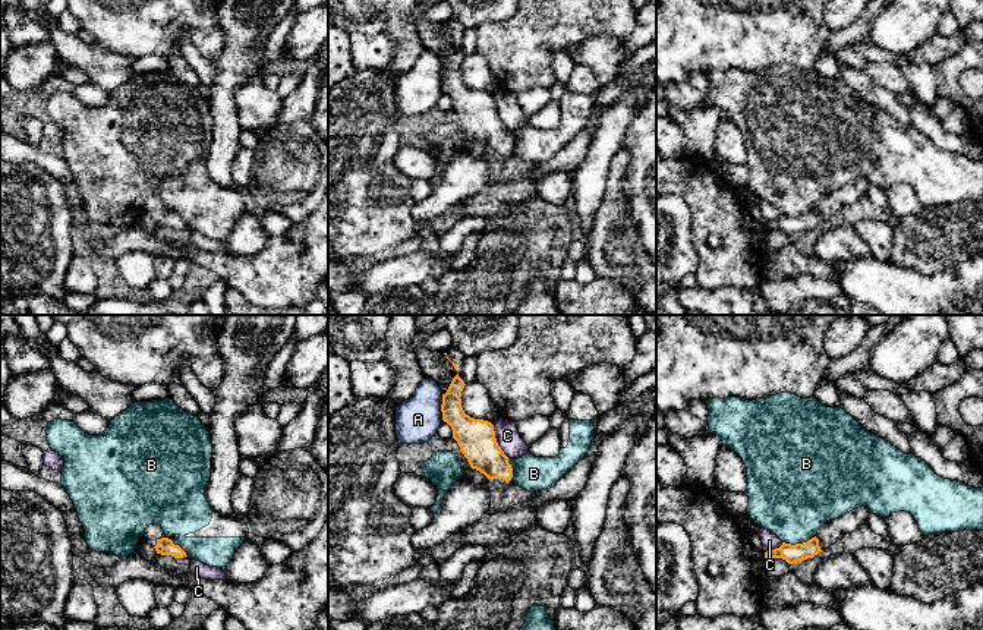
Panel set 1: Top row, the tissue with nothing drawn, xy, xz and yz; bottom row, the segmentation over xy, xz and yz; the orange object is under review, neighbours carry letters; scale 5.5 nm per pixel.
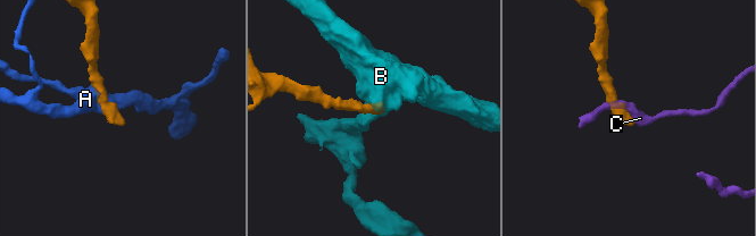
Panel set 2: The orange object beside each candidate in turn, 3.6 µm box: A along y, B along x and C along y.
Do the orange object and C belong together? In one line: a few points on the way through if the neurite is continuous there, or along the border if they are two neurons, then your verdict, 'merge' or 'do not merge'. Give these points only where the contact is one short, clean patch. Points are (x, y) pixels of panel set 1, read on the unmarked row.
along xz (491, 95), (497, 116), (509, 129) | do not merge

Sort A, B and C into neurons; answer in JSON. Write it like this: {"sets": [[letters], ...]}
{"sets": [["A"], ["B"], ["C"]]}

